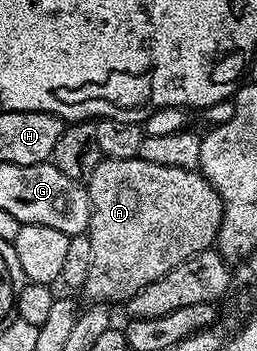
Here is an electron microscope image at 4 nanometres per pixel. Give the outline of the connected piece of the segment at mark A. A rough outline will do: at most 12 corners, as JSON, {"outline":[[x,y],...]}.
{"outline":[[102,158],[83,294],[124,304],[210,250],[200,170]]}

